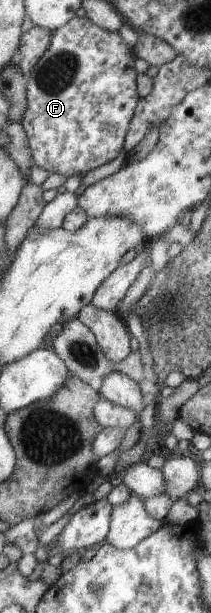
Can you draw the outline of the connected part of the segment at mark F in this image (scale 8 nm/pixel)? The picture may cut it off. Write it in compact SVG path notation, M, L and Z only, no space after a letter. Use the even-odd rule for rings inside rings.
M73 16L52 31L49 47L26 76L26 106L20 124L26 133L34 165L50 174L85 176L123 151L130 117L133 117L134 107L139 101L133 67L135 59L132 49L128 49L119 33L97 27L86 16Z

